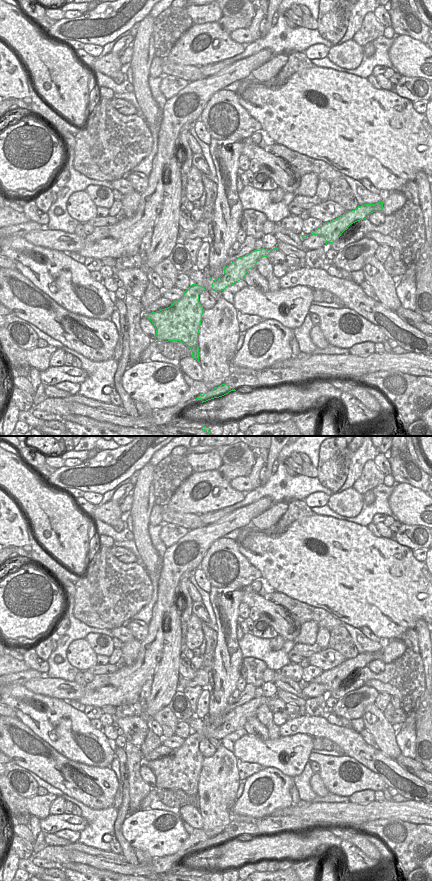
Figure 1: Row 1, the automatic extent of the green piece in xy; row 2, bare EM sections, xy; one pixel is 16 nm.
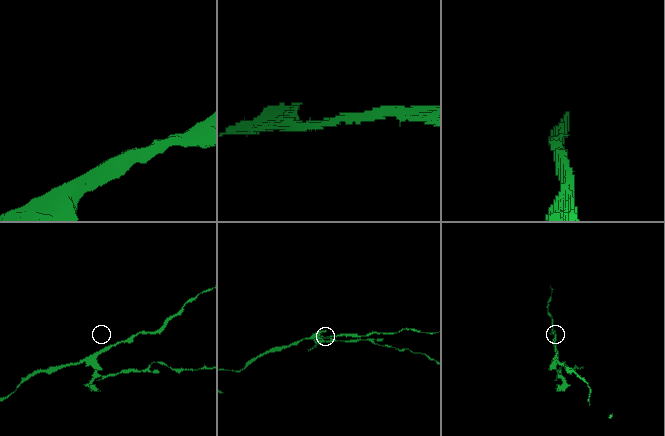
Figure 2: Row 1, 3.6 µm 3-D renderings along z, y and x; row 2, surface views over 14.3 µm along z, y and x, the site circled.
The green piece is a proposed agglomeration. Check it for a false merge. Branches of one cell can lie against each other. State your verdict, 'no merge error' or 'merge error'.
merge error

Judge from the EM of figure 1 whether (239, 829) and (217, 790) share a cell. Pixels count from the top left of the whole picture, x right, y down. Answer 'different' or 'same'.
different

